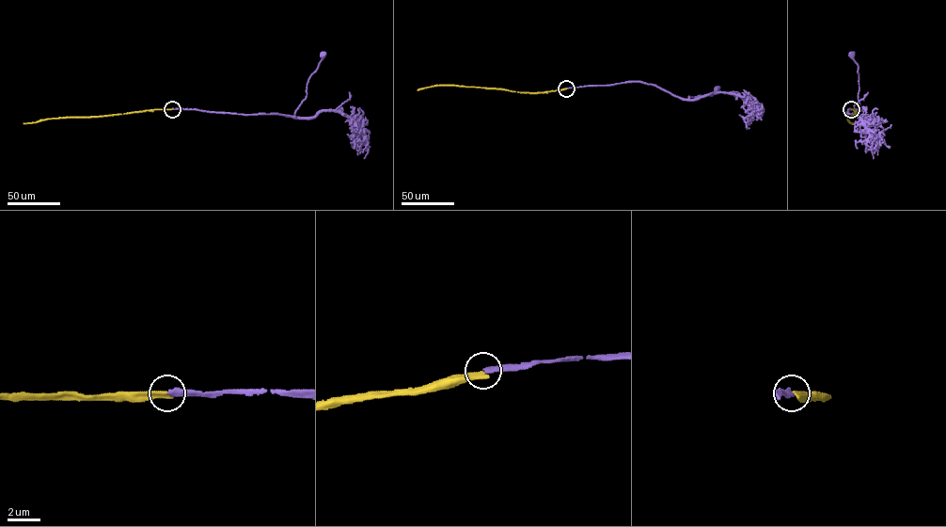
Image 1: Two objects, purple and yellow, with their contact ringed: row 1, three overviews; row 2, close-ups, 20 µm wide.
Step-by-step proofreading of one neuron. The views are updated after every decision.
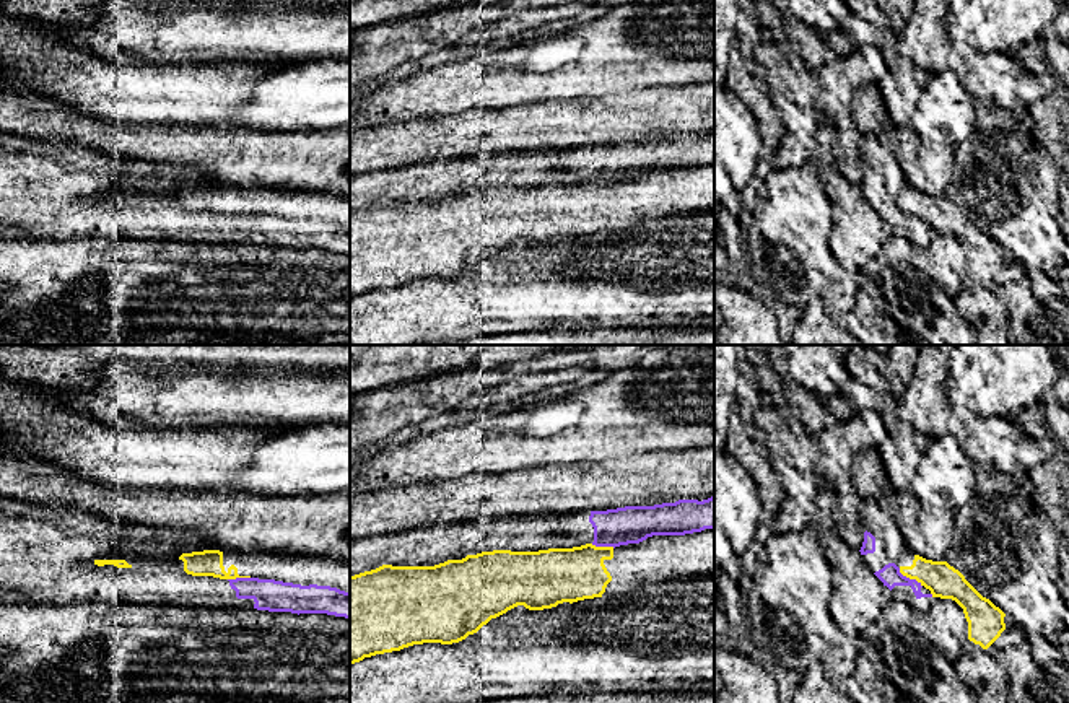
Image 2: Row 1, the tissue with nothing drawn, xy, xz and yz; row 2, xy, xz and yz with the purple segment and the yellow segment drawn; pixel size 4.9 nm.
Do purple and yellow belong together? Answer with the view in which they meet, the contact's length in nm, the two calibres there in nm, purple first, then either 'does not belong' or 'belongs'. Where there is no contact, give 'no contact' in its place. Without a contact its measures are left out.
contact in yz; length 150 nm; calibres 100 and 170 nm; does not belong

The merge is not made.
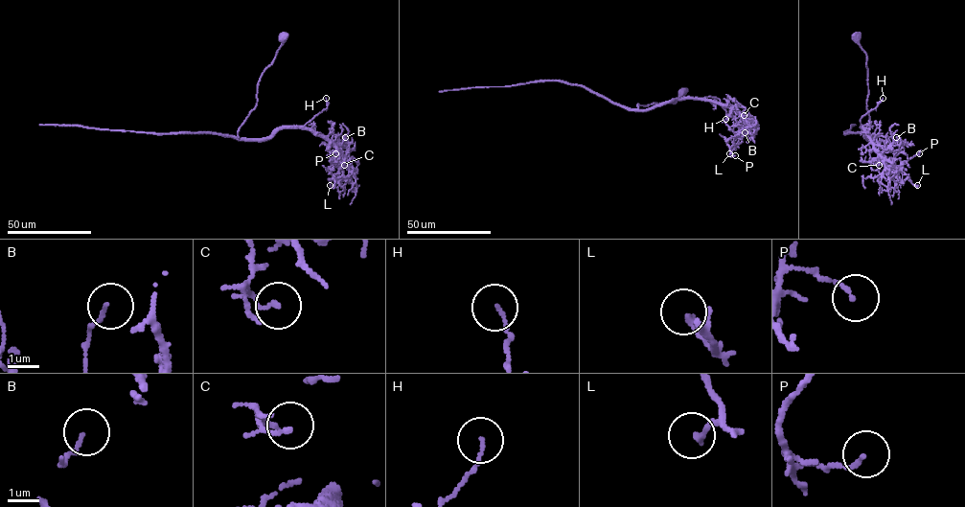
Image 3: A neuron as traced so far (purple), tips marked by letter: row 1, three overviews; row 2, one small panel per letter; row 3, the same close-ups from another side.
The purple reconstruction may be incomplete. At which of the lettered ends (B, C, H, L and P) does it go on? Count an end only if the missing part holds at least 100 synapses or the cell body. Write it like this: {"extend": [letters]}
{"extend": []}

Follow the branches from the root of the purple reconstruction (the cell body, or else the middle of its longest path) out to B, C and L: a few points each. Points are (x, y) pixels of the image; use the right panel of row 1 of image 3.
B: (856, 37), (866, 57), (868, 131), (873, 139), (863, 131), (862, 127), (880, 146), (896, 146), (896, 137)
C: (856, 37), (856, 42), (866, 57), (868, 131), (873, 139), (868, 139), (861, 127), (878, 153), (879, 165)
L: (856, 37), (866, 57), (868, 131), (873, 139), (863, 131), (862, 127), (901, 182), (908, 176), (917, 185)

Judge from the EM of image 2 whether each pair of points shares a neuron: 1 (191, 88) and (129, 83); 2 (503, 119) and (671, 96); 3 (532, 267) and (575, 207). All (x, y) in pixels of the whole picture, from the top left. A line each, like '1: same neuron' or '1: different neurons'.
1: same neuron
2: same neuron
3: different neurons

